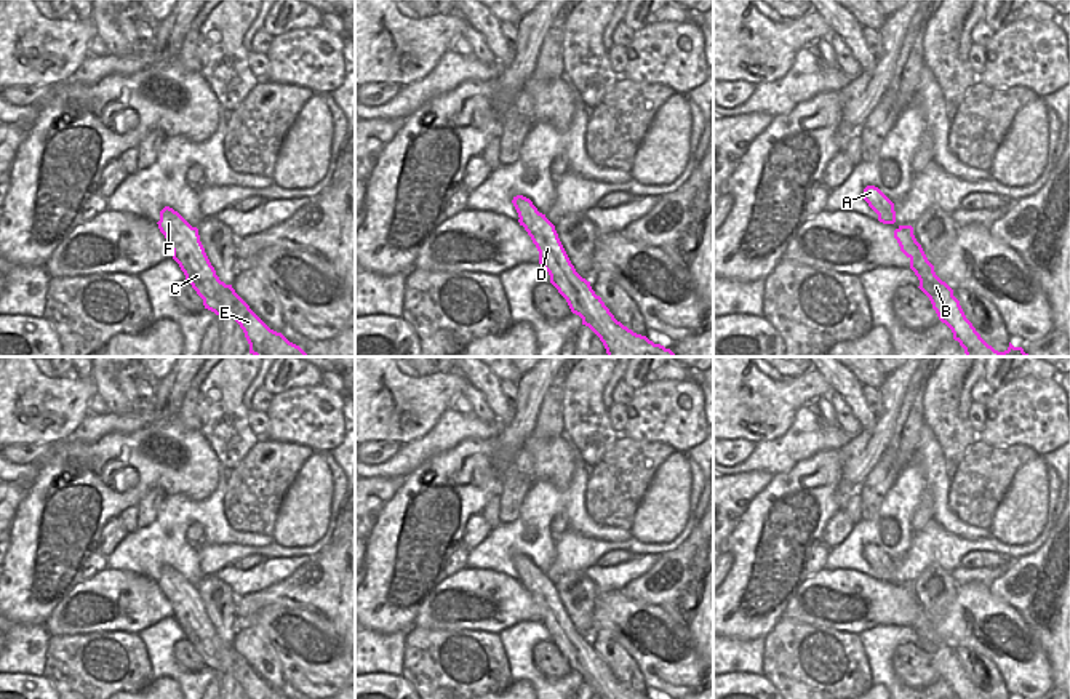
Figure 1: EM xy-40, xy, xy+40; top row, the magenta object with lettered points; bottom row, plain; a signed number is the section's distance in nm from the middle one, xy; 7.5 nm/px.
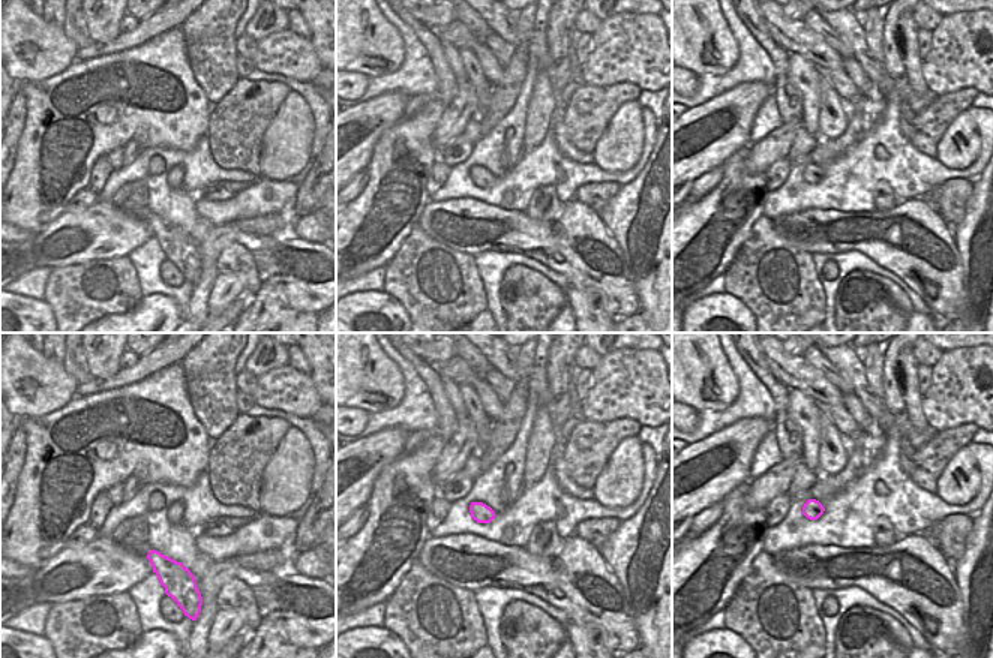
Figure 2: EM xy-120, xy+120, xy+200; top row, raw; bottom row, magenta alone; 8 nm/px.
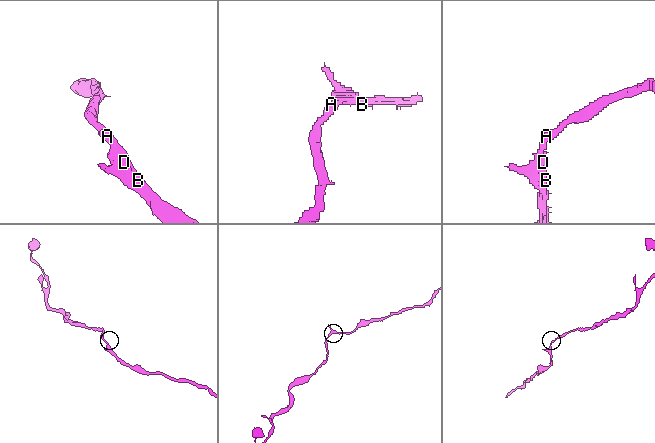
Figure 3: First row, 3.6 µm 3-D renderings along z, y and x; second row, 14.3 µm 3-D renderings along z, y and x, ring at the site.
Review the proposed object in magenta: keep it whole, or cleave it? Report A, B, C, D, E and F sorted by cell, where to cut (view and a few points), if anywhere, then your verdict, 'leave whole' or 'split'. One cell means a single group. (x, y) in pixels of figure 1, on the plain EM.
groups A B C D E F; cut none; leave whole

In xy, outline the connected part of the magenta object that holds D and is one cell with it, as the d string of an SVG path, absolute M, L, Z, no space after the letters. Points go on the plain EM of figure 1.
M523 553L512 558L518 581L525 585L539 609L539 622L549 630L550 641L566 657L573 672L582 677L600 699L649 699L614 677L600 654L571 622L555 584Z

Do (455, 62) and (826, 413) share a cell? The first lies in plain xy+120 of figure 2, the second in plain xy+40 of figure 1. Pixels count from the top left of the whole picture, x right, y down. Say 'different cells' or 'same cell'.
same cell

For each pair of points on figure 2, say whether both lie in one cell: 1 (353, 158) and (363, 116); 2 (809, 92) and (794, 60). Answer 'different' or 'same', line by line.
1: same
2: same

